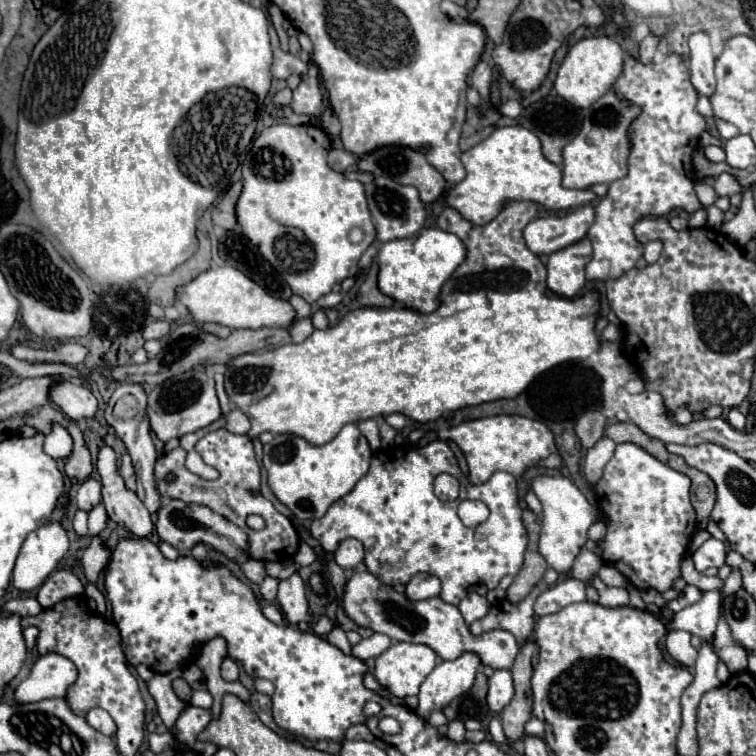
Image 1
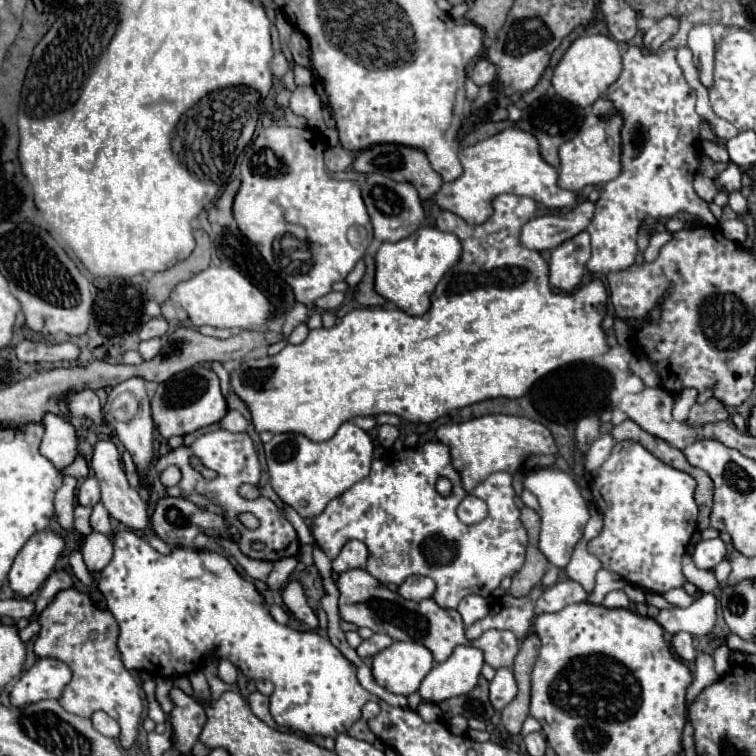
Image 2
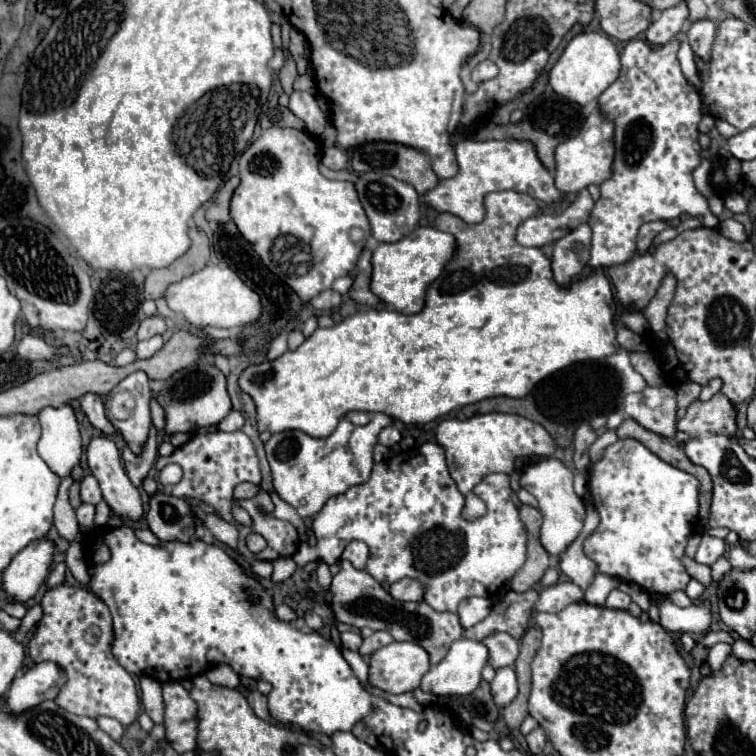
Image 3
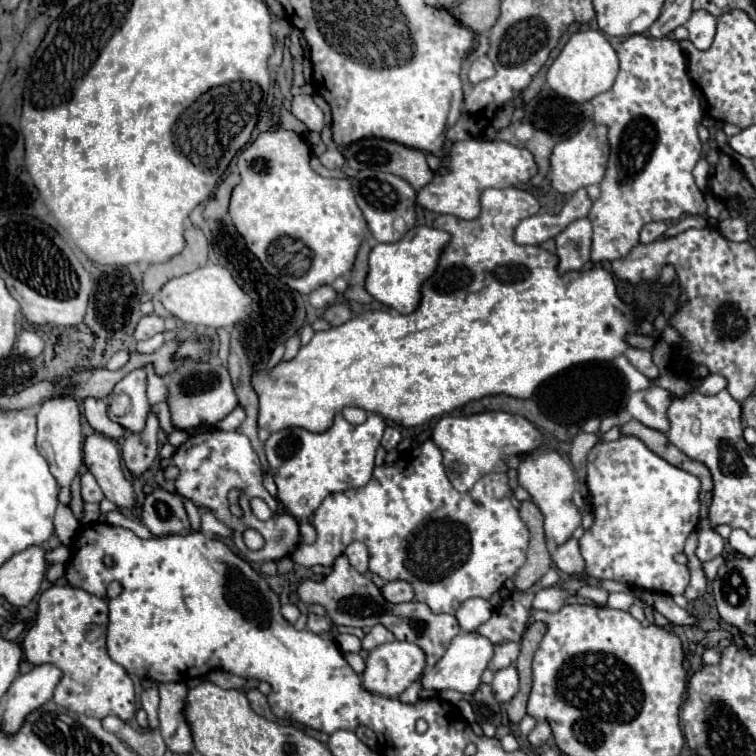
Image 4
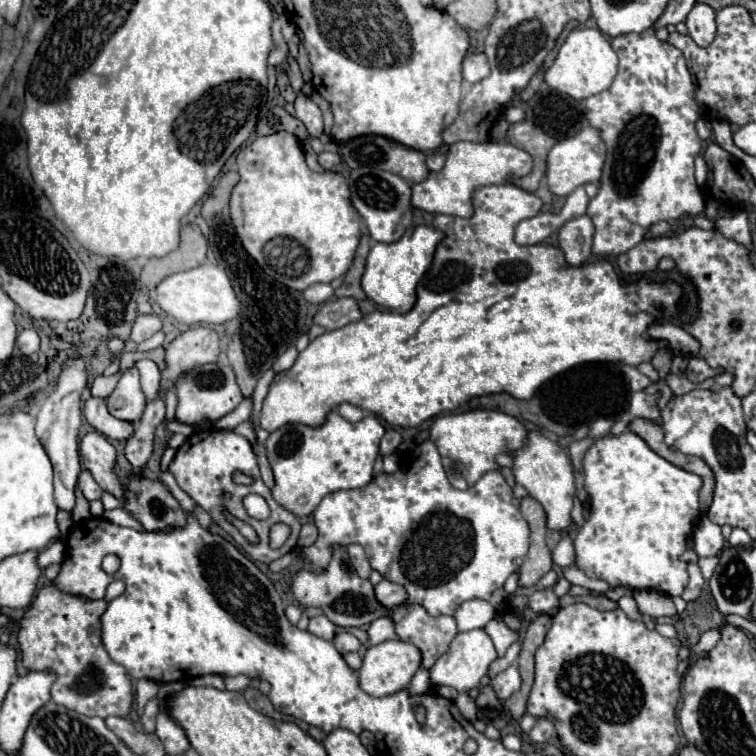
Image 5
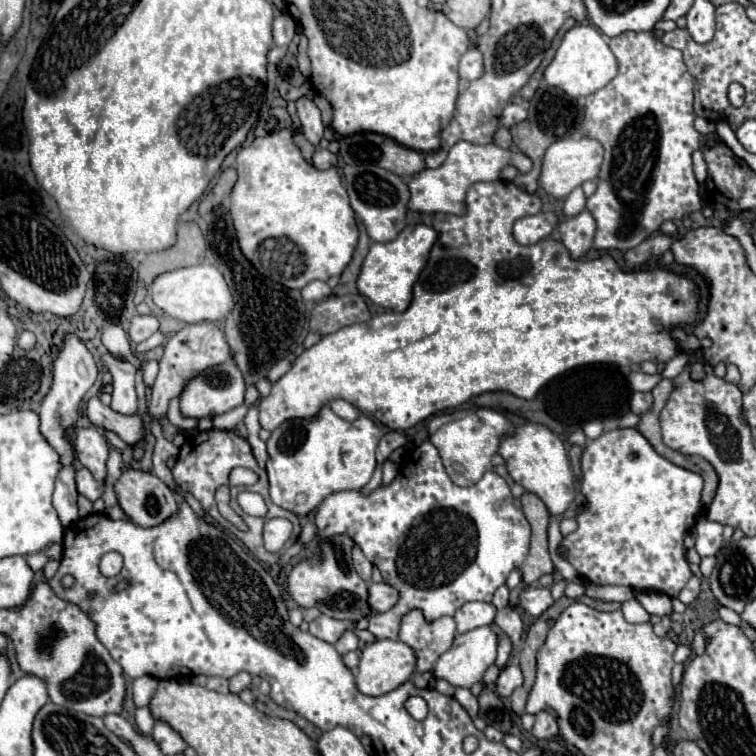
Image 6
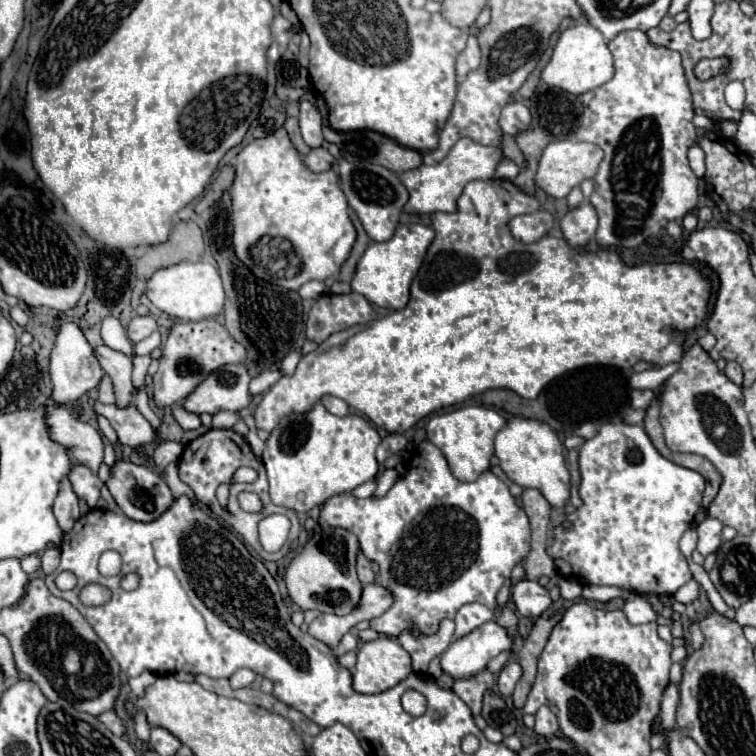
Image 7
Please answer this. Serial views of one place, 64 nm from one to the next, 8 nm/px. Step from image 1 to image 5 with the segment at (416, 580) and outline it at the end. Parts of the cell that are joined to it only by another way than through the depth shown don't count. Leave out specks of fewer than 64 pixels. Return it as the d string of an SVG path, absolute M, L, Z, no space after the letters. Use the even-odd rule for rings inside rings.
M382 580L380 584L376 584L374 594L376 594L376 600L380 600L380 604L384 604L384 608L400 606L406 600L406 590L400 584L394 584L388 580Z

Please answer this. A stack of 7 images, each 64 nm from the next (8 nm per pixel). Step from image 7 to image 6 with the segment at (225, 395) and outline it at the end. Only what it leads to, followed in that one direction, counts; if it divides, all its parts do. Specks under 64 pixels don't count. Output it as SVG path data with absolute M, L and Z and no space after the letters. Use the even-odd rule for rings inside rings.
M224 362L214 368L208 368L204 374L192 378L186 384L184 392L180 394L180 408L184 416L192 416L192 418L222 414L244 404L244 390L246 384L244 384L244 376L240 376L240 368L236 368L234 362Z

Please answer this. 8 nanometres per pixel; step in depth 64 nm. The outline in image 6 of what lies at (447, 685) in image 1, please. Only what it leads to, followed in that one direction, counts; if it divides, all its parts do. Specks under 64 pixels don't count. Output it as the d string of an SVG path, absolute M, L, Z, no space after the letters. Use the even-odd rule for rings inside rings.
M492 626L474 628L472 632L456 636L452 648L434 666L436 678L448 680L452 686L474 686L486 668L494 664L498 642L500 636Z

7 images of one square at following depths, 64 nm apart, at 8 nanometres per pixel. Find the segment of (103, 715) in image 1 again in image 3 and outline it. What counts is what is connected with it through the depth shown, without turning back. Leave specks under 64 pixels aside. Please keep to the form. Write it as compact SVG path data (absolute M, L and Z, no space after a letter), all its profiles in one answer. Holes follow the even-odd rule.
M100 716L100 718L96 718L96 722L98 722L98 726L100 726L106 734L110 734L114 740L120 740L120 738L124 736L124 726L122 726L116 718Z

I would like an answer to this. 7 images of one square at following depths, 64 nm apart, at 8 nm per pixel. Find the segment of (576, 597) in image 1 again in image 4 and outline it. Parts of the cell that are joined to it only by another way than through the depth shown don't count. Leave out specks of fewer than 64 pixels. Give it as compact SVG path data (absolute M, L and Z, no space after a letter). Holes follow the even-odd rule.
M550 586L550 588L542 588L534 594L534 602L532 608L536 610L546 610L546 612L558 612L564 606L566 600L566 592L560 590L560 586Z

